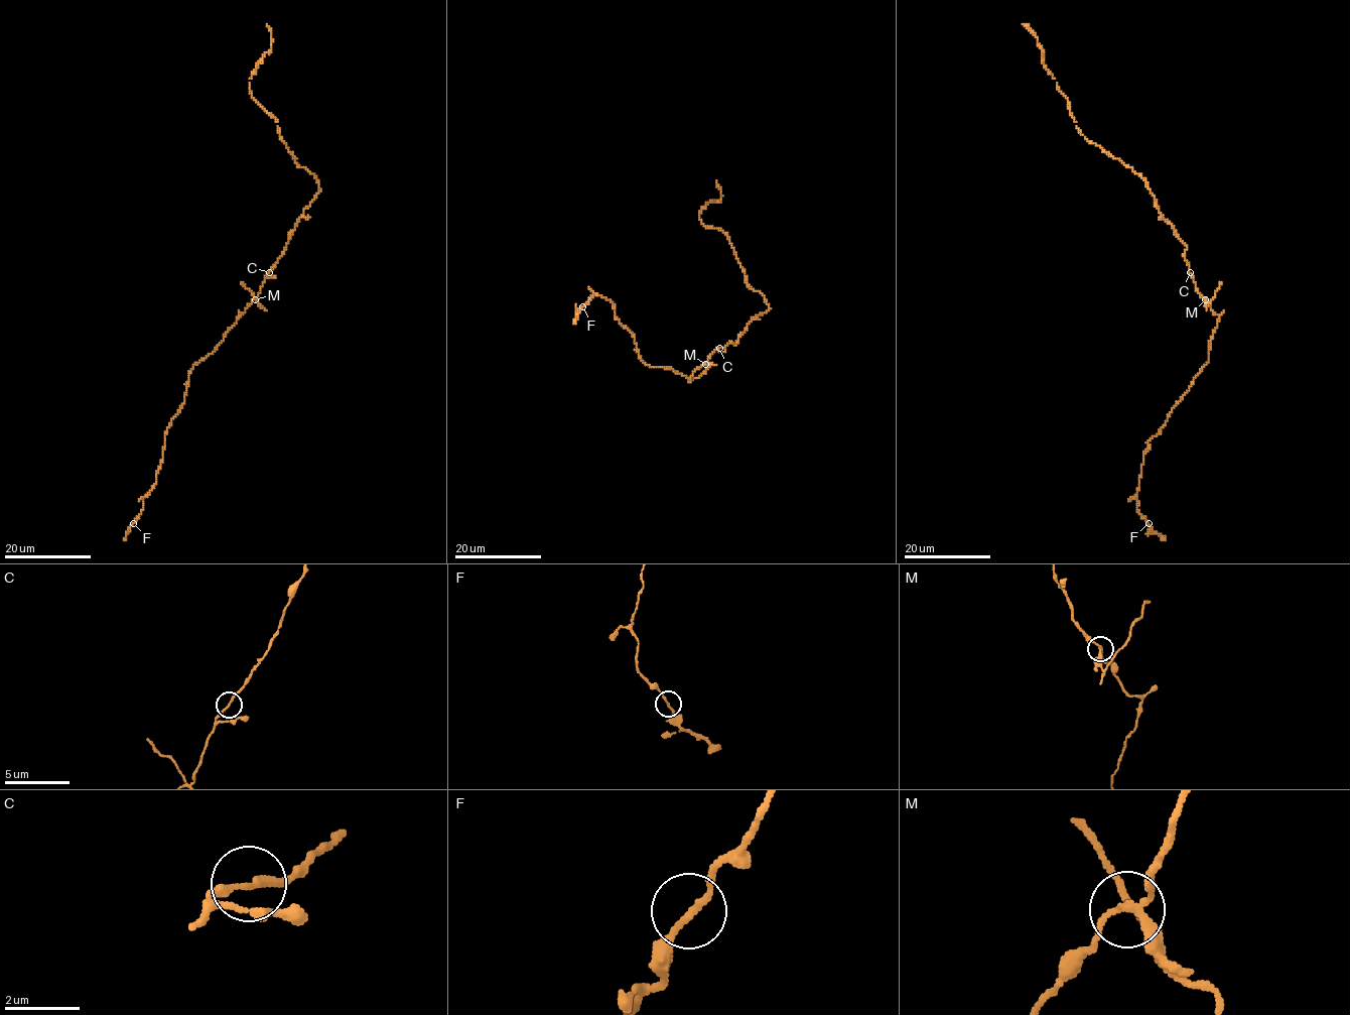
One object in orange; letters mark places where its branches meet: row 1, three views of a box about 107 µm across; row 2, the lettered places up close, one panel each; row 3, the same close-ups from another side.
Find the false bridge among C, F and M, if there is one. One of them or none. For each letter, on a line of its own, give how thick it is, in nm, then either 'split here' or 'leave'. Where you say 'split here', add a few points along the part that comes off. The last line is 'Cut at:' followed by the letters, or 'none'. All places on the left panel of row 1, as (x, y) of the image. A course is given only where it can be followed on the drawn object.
C: 160 nm thick; leave
F: 170 nm thick; leave
M: 180 nm thick; split here; foreign part runs (255, 298), (260, 305), (253, 293), (240, 282)
Cut at: M

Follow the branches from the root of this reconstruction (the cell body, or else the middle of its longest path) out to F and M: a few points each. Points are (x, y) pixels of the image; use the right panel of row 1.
F: (1190, 272), (1219, 322), (1210, 341), (1208, 362), (1143, 454), (1136, 501), (1138, 512), (1149, 523)
M: (1190, 272), (1196, 289), (1206, 298)

